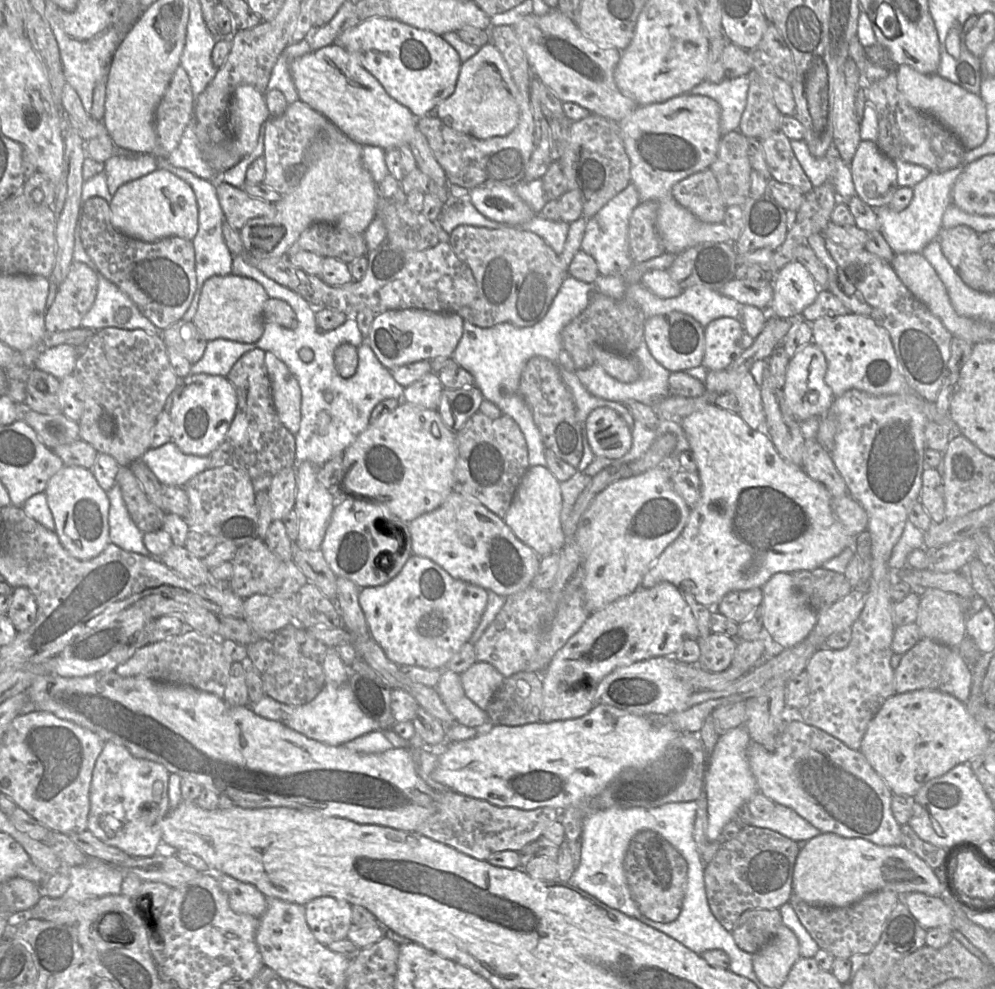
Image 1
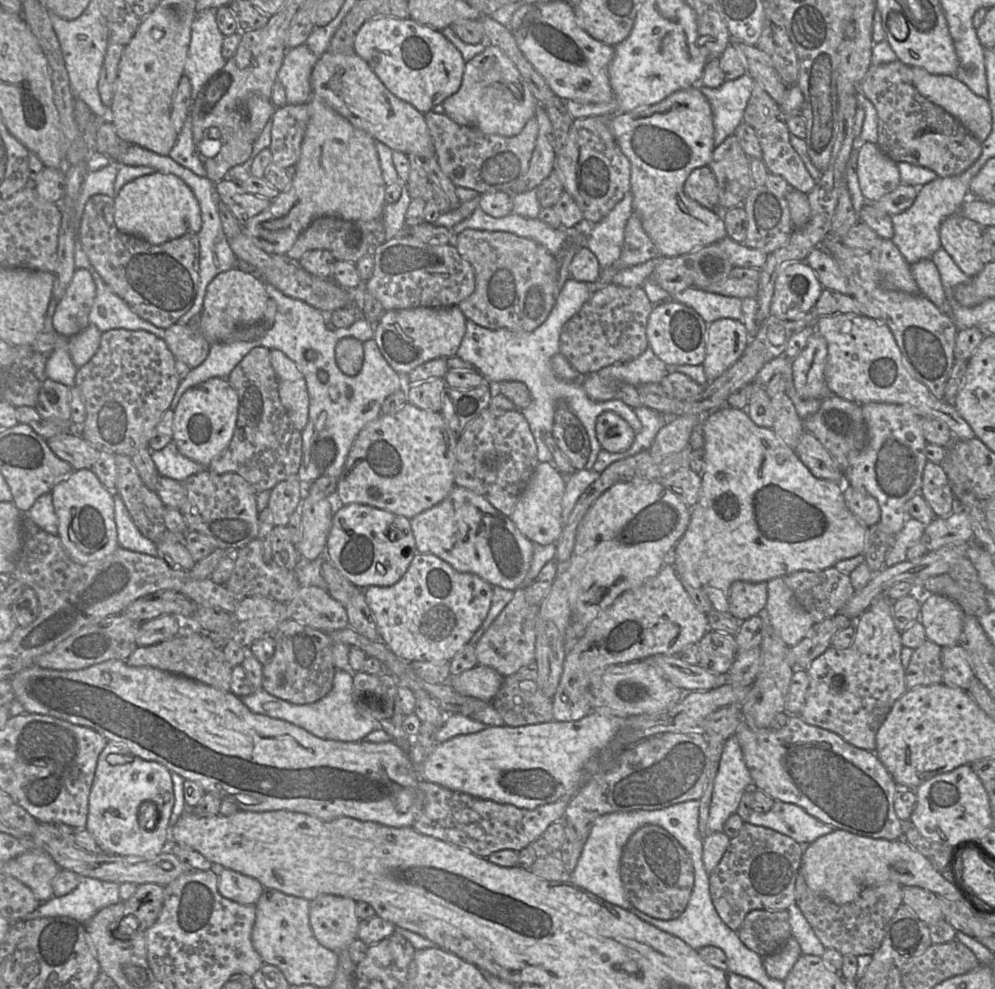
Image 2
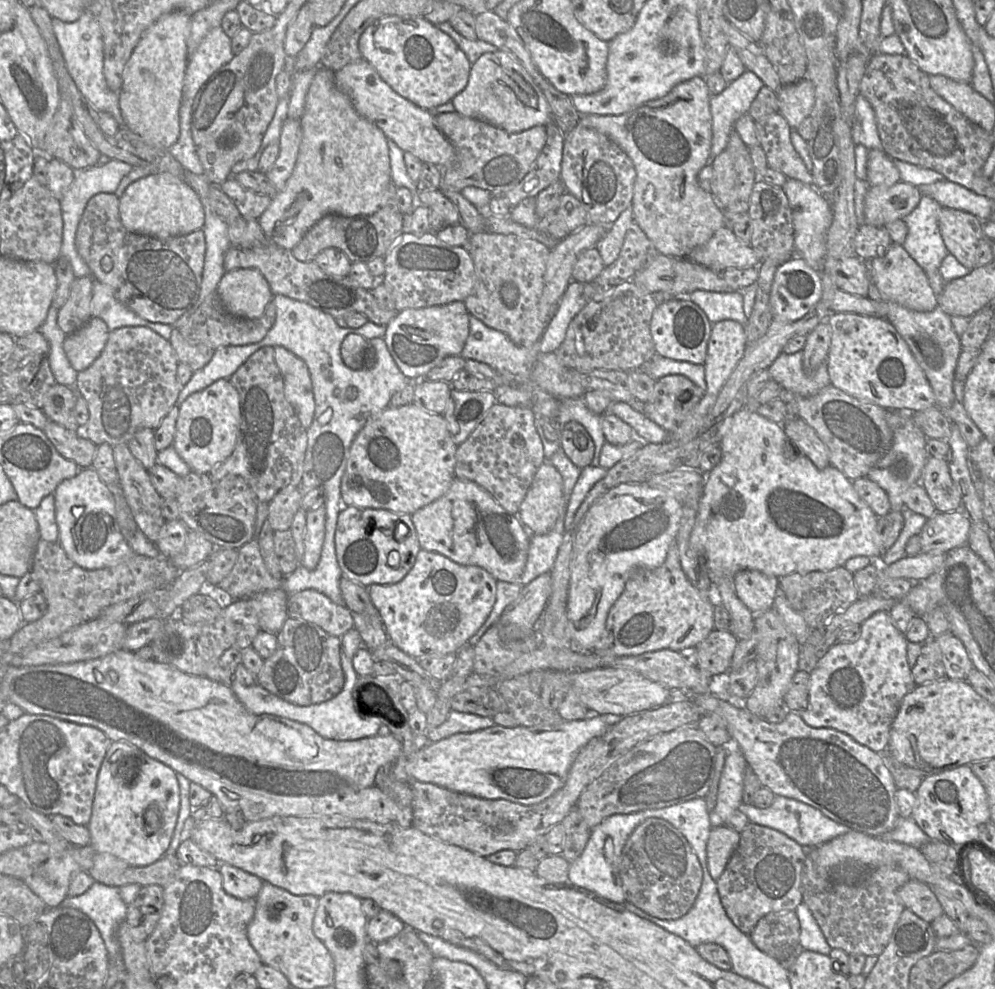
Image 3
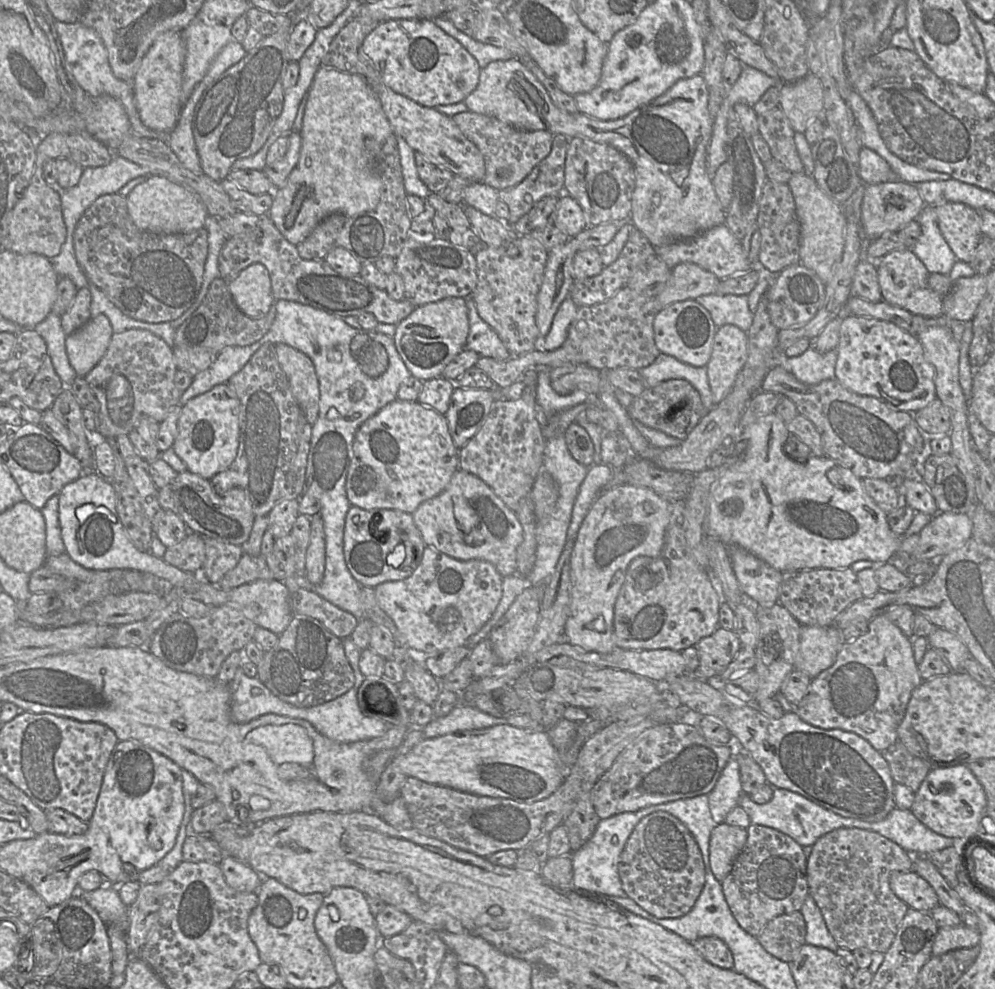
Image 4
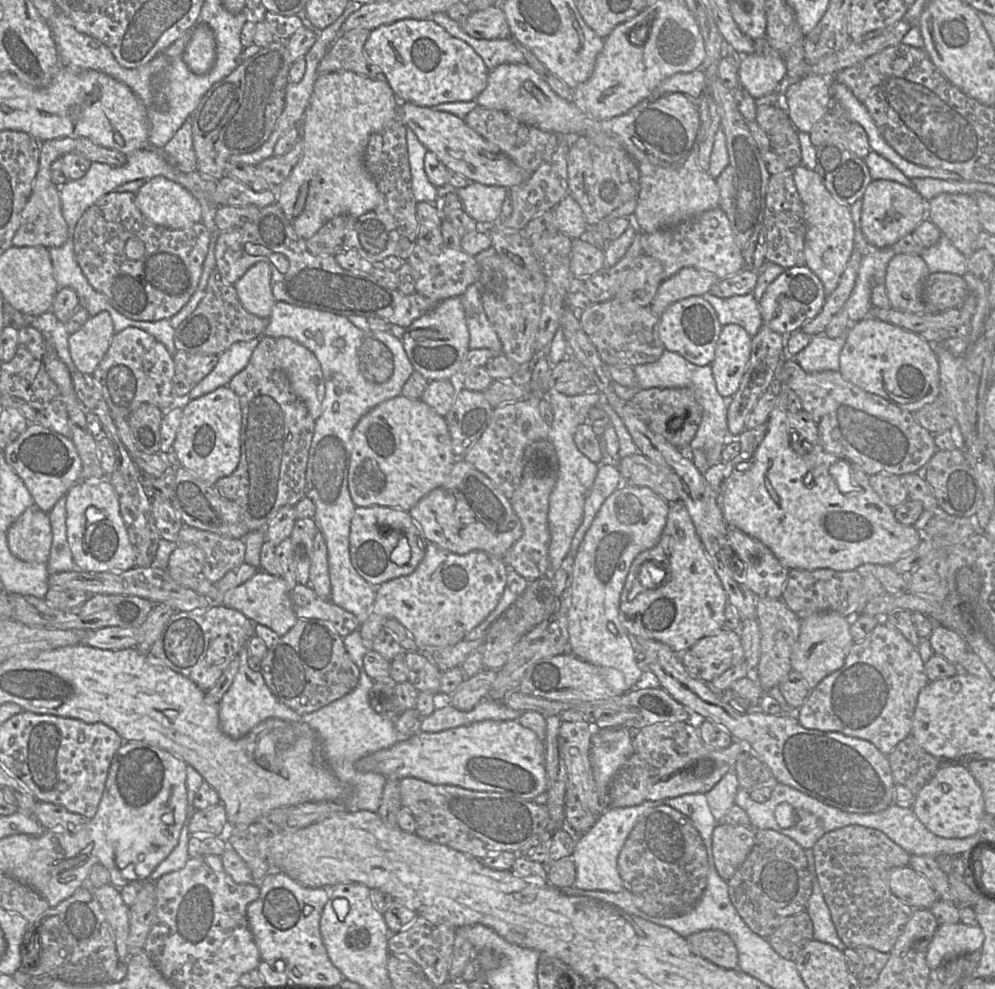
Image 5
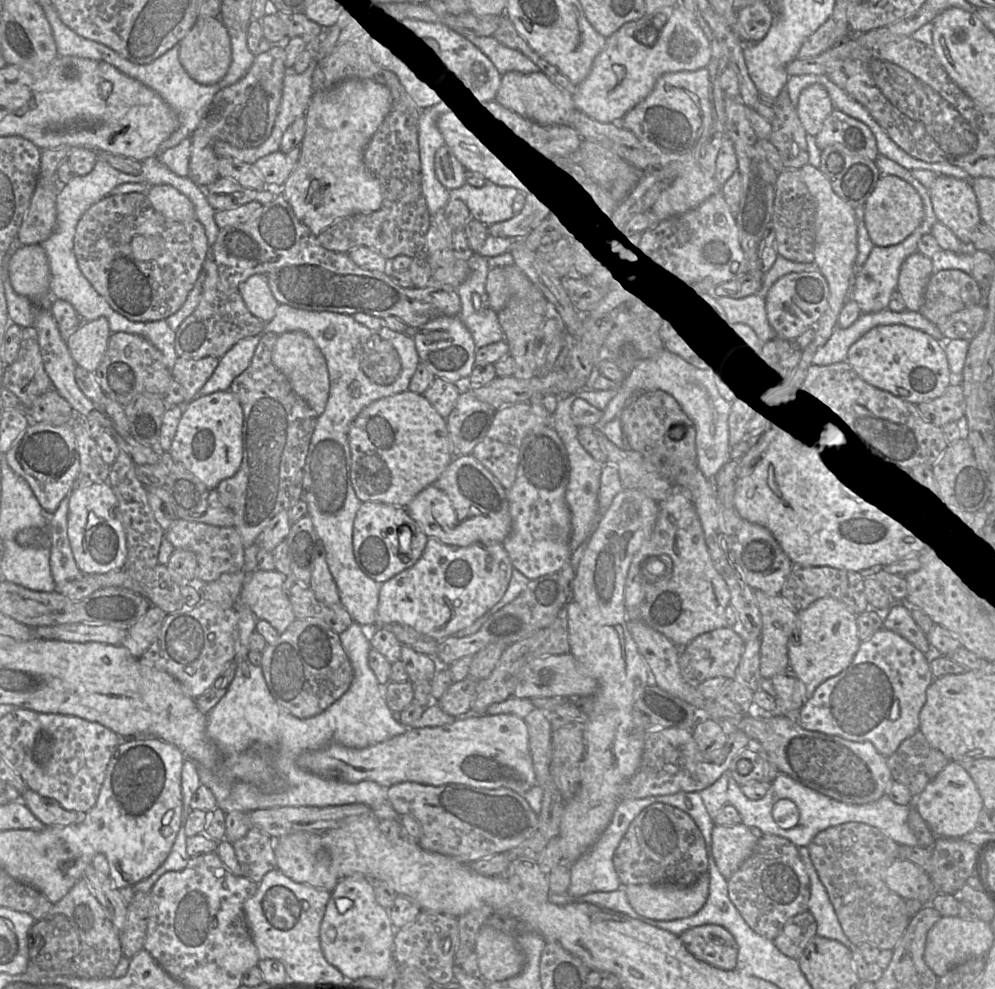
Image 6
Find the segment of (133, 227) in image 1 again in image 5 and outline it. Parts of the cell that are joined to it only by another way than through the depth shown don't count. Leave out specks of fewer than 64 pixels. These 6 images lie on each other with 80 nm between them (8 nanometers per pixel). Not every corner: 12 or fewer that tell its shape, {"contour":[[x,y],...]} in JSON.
{"contour":[[165,177],[135,195],[142,214],[178,230],[201,222],[199,201]]}

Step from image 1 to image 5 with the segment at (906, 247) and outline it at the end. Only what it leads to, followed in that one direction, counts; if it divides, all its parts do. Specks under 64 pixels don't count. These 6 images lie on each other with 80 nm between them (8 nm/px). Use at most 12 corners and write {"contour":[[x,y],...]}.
{"contour":[[943,234],[920,256],[930,273],[963,276],[968,258]]}

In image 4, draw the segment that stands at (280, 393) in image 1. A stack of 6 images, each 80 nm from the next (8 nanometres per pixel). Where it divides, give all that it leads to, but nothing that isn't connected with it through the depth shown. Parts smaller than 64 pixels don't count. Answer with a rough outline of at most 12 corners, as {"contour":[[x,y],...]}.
{"contour":[[275,345],[293,397],[313,425],[319,382],[311,359]]}

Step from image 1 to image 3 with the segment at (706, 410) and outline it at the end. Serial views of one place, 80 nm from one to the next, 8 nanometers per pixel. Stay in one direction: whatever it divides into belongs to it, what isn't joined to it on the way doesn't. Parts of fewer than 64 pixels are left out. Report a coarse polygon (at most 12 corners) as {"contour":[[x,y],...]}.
{"contour":[[726,420],[689,548],[748,638],[740,570],[867,556],[878,517],[783,425]]}

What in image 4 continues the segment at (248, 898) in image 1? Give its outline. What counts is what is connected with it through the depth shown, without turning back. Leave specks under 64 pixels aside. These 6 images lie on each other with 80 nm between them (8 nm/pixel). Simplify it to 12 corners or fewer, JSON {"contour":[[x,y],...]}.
{"contour":[[225,855],[226,883],[240,892],[257,892],[262,876]]}

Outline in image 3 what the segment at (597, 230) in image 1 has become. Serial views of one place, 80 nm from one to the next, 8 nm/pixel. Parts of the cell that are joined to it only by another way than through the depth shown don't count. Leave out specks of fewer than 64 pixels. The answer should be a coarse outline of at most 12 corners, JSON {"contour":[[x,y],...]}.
{"contour":[[628,207],[596,244],[606,267],[618,258],[632,222]]}

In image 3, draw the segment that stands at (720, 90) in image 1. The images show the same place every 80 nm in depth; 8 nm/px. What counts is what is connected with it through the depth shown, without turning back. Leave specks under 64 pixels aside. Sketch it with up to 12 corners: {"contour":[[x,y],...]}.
{"contour":[[746,69],[710,97],[709,164],[725,150],[735,122],[763,81]]}

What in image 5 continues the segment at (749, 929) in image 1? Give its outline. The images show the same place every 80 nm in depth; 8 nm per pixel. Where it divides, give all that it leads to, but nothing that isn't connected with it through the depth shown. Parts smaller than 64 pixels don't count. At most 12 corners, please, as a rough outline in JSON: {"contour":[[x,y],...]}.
{"contour":[[806,911],[788,917],[767,939],[795,961],[813,939]]}

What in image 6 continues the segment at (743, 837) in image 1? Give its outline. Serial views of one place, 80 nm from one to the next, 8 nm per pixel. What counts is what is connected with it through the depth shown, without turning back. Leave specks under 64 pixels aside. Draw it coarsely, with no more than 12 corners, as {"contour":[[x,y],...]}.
{"contour":[[760,836],[727,882],[750,928],[774,940],[809,911],[799,848]]}

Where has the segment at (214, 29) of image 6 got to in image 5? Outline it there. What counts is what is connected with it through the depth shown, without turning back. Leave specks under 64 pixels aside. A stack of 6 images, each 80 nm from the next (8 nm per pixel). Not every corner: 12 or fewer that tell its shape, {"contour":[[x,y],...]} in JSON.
{"contour":[[211,27],[192,29],[183,60],[197,75],[210,72],[216,58]]}

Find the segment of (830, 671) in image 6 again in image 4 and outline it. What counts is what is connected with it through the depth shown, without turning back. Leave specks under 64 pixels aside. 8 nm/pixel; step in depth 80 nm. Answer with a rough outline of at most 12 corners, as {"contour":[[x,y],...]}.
{"contour":[[801,625],[794,667],[811,679],[832,666],[843,629]]}

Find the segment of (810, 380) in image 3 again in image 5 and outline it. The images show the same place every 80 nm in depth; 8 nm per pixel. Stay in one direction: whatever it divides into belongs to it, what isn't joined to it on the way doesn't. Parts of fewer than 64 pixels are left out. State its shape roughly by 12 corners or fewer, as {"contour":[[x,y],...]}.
{"contour":[[846,333],[817,334],[793,358],[807,373],[837,371]]}

